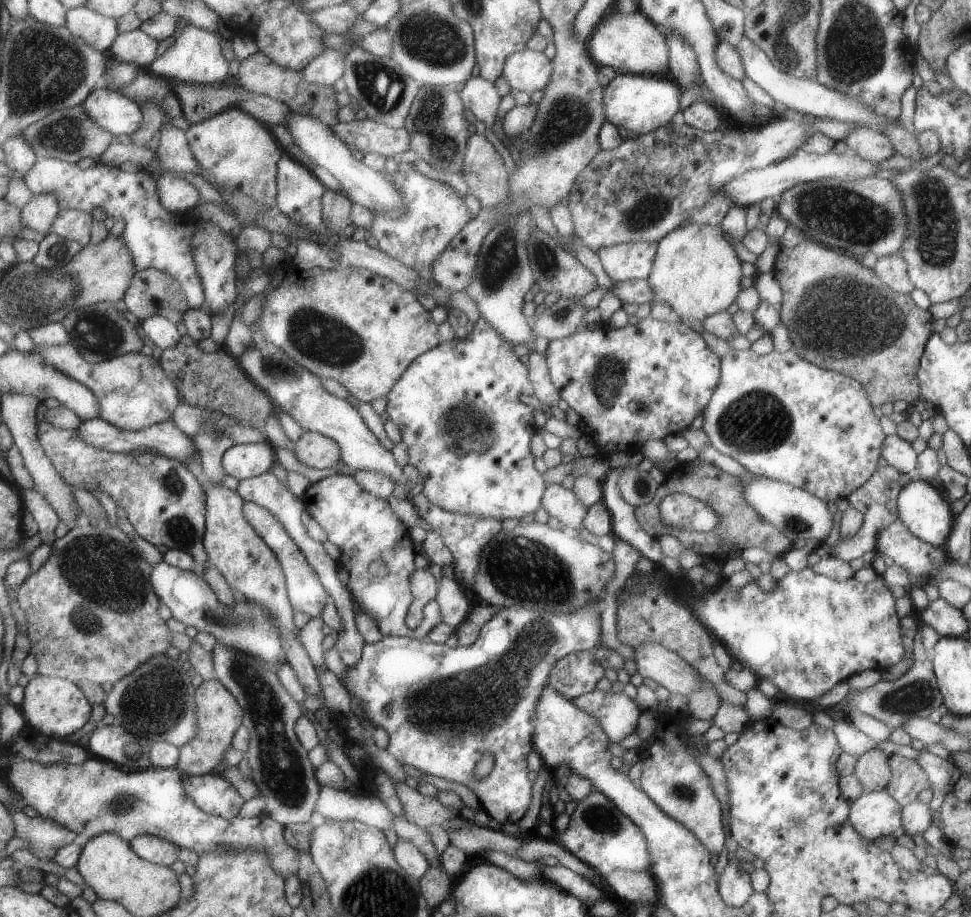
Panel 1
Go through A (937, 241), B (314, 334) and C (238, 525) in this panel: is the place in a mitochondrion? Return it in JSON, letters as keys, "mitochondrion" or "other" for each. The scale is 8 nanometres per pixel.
{"A":"mitochondrion","B":"mitochondrion","C":"other"}

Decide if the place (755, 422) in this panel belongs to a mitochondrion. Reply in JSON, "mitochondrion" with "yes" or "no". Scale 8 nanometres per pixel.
{"mitochondrion":"yes"}

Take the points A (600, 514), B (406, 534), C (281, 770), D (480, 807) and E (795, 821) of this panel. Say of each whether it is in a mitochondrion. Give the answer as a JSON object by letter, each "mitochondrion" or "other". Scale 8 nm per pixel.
{"A":"other","B":"other","C":"mitochondrion","D":"other","E":"mitochondrion"}

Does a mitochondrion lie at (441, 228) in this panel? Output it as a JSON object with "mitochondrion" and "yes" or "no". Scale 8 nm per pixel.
{"mitochondrion":"no"}

